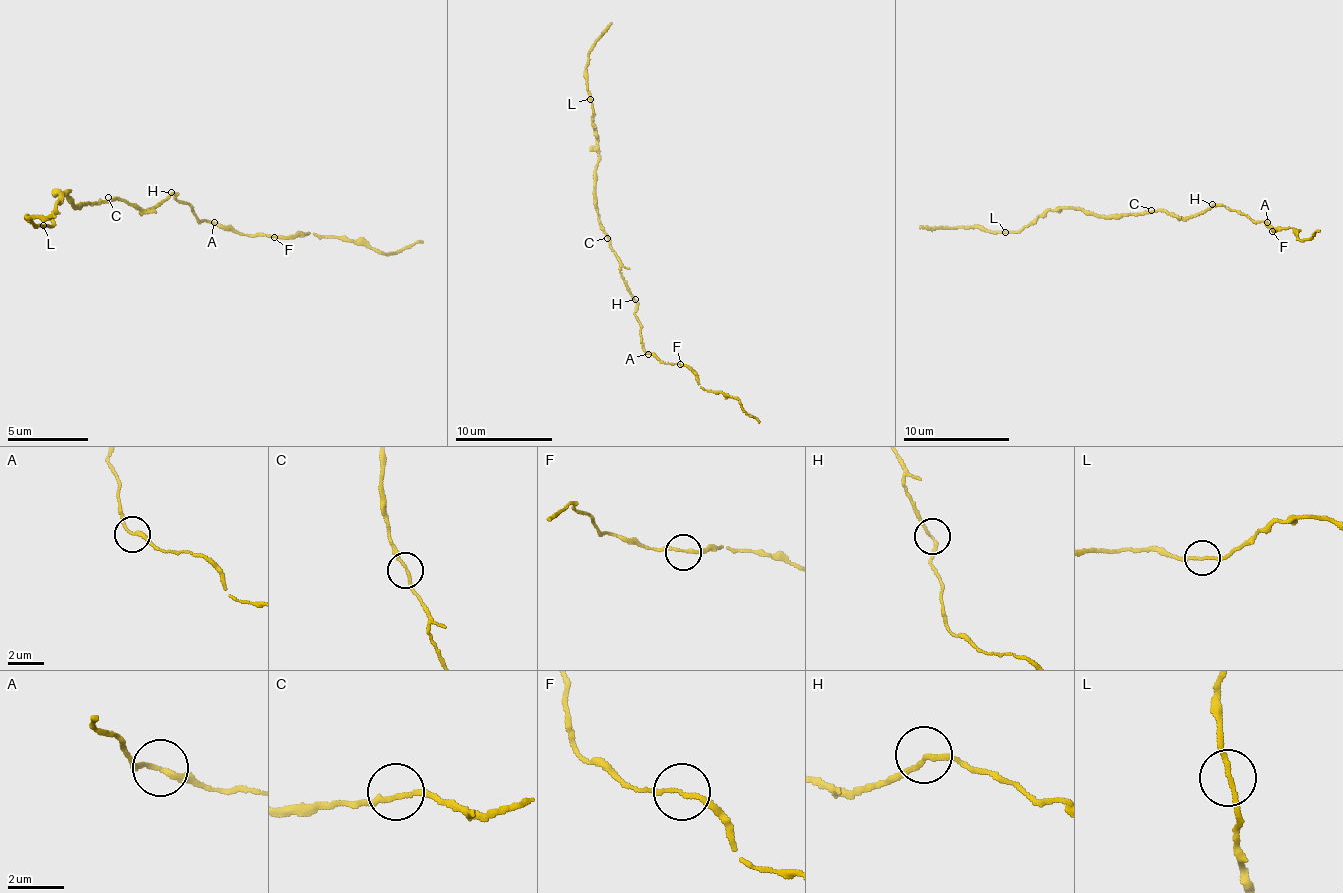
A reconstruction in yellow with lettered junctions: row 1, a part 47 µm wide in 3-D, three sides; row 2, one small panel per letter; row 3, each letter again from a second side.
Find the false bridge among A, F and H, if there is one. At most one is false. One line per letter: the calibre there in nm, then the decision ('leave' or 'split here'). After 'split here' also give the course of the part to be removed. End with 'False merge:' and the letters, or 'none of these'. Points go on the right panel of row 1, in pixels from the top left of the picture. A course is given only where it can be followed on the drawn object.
A: 190 nm | leave
F: 150 nm | leave
H: 160 nm | leave
False merge: none of these

